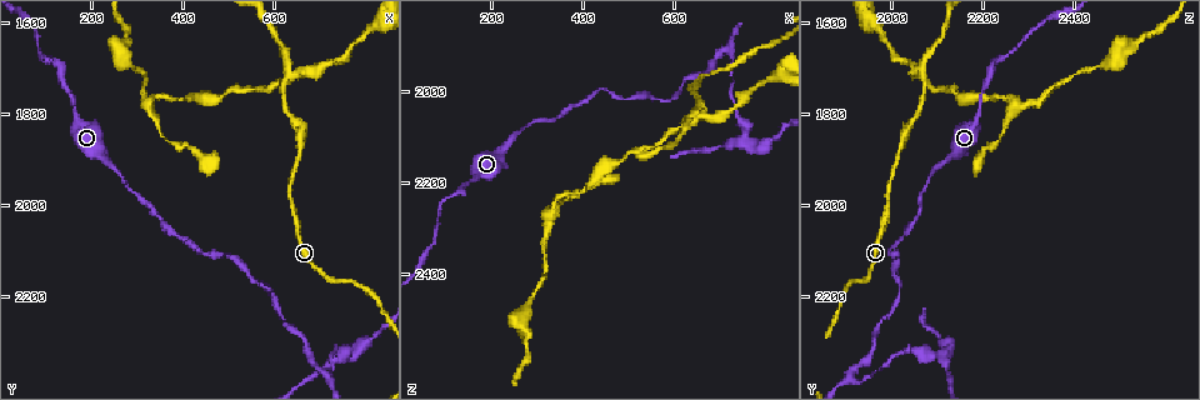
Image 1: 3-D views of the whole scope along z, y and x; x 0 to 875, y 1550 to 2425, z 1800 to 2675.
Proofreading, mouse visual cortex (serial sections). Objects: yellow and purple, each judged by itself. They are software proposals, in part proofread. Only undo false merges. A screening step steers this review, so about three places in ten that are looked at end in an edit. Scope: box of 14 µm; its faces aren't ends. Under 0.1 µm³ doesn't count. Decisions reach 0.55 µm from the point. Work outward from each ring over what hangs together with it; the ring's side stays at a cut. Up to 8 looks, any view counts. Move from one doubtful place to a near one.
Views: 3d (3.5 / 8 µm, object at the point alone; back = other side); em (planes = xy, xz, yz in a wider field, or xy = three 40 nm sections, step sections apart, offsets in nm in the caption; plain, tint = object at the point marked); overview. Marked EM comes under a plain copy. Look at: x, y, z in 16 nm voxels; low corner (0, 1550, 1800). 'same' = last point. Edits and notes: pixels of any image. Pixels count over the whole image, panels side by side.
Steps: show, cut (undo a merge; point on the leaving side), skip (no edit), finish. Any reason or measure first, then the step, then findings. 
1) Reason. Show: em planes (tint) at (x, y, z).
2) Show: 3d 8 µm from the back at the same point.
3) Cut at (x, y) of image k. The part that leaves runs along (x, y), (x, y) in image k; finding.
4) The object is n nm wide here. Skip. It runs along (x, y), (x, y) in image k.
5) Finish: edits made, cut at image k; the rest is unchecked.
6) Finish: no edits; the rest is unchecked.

Calibre changes. Show: 3d 3.5 µm at (160, 1805, 2195).

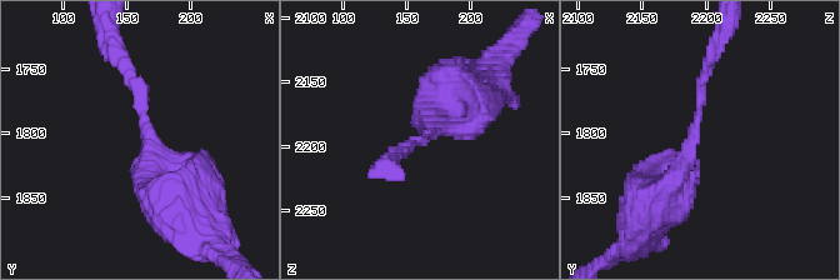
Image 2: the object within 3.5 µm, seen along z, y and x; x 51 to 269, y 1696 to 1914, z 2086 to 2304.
The arms are 150, 500 nm wide; shape alone is not enough. Show: em xy step 5 (tint) at (168, 1802, 2190).

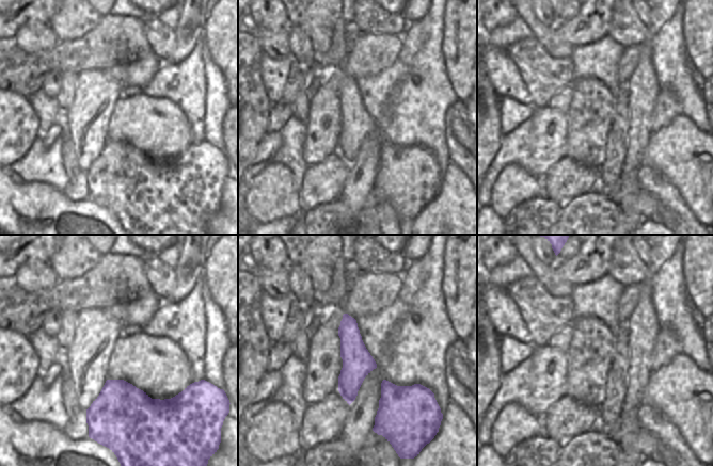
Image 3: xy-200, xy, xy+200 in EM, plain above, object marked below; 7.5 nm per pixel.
Skip. Continuous, no second cell.

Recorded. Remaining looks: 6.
Thick turns thin. Show: 3d 3.5 µm at (105, 1685, 2240).

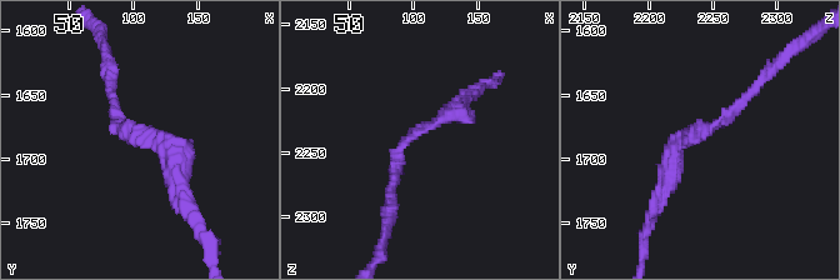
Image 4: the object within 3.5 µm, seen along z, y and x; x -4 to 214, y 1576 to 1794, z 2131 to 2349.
Show: em xy step 3 (tint) at (102, 1678, 2236).

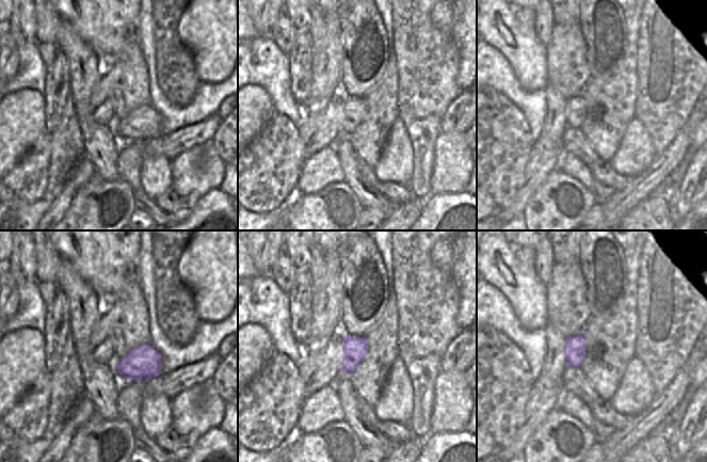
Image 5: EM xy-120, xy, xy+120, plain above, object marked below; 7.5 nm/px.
The object is 190 nm wide here. Skip. It runs along (666, 184), (681, 138), (720, 123), (755, 88) in image 4; one cell here.

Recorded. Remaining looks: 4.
Thick turns thin. Show: em planes (tint) at (625, 1745, 2070).

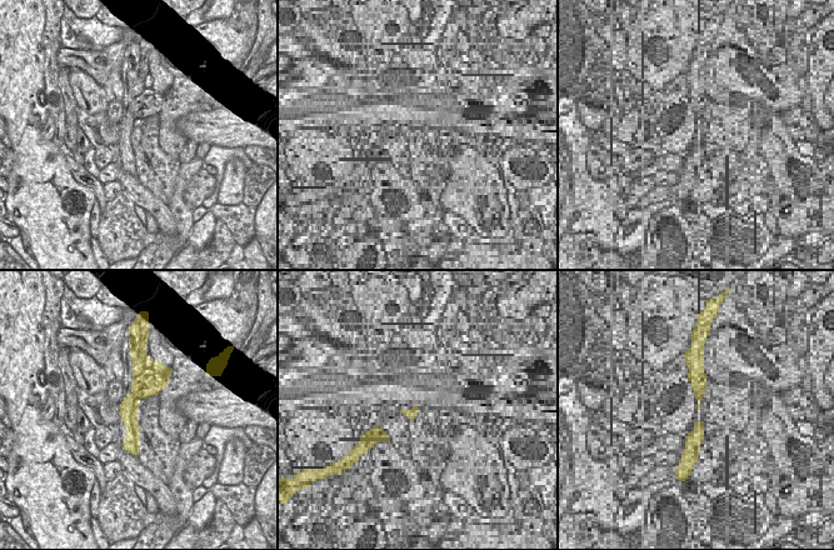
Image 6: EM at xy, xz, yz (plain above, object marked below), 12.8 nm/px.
Wider look. Show: 3d 3.5 µm at the same point.

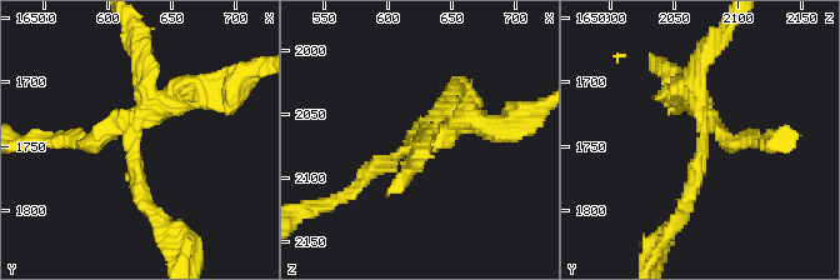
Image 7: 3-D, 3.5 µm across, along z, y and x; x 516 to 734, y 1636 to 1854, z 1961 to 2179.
The arms are 200, 200, 250 nm wide. Cut at (196, 88) of image 7. A border runs along (149, 364), (140, 376), (134, 378) in image 6; a second cell is stuck on.

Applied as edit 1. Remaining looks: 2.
Finish: edits made, cut at image 7; the rest is unchecked.

